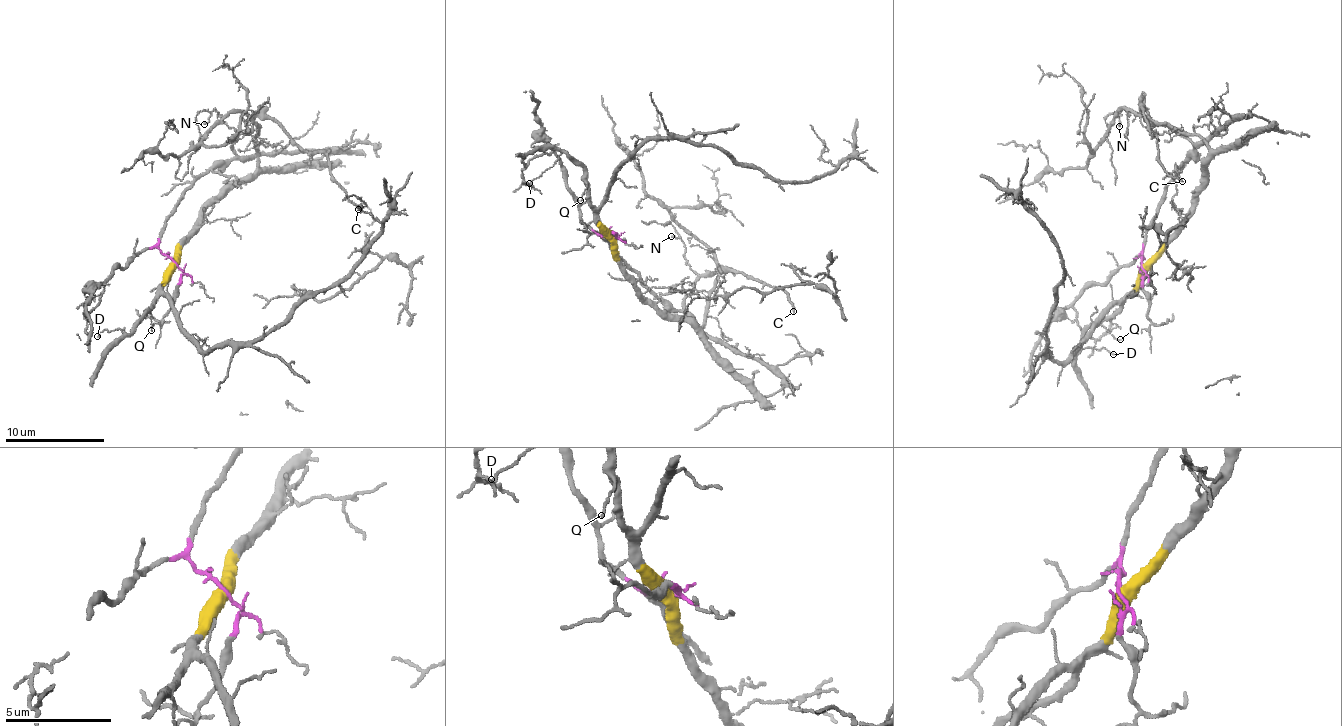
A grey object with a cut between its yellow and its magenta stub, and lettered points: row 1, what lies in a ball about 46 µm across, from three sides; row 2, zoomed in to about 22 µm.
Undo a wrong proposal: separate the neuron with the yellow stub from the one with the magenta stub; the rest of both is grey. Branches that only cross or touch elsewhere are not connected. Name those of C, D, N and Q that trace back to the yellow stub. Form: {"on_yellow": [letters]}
{"on_yellow": ["D", "Q"]}

